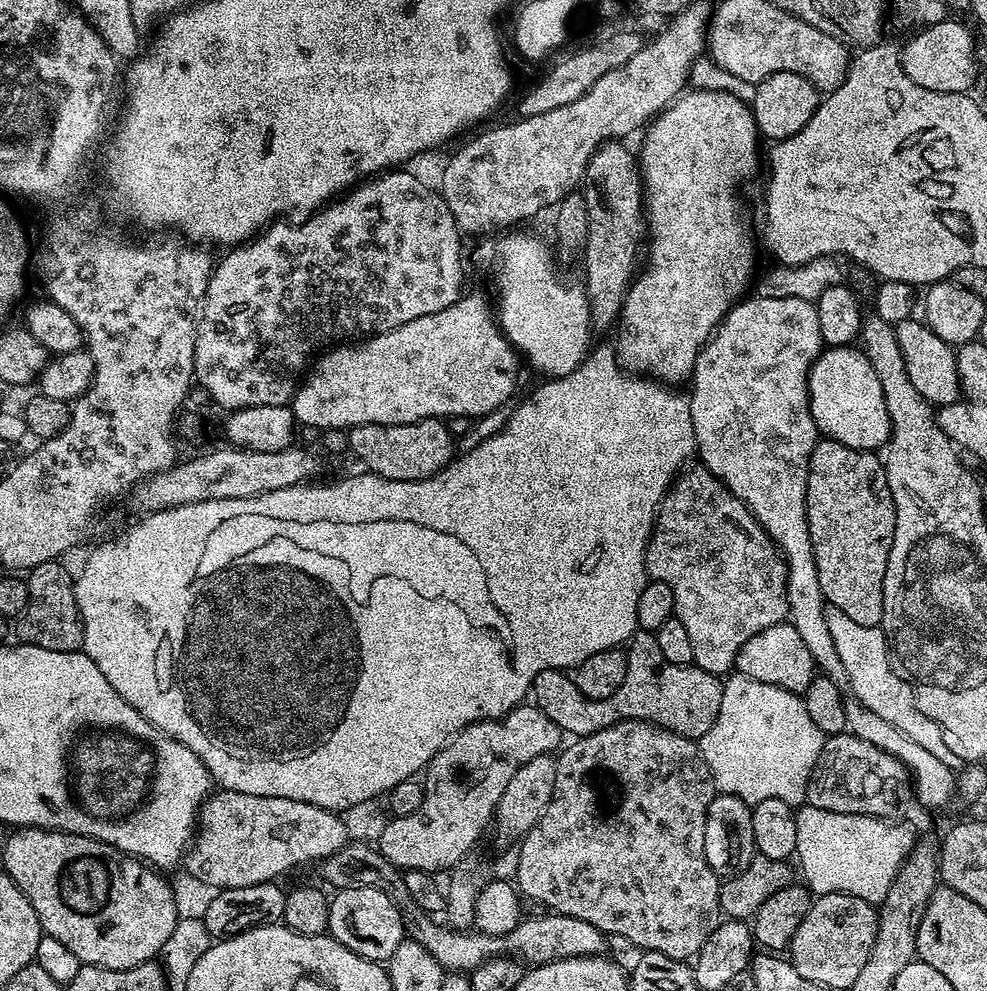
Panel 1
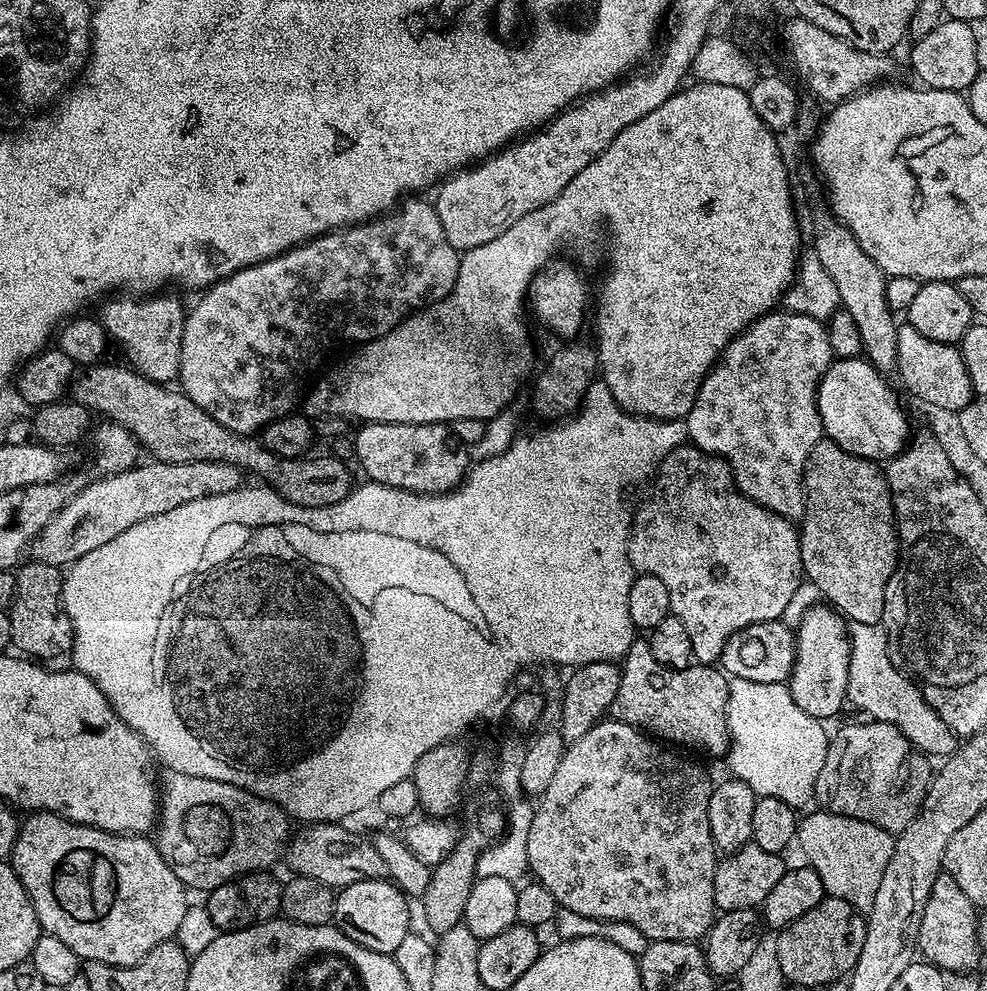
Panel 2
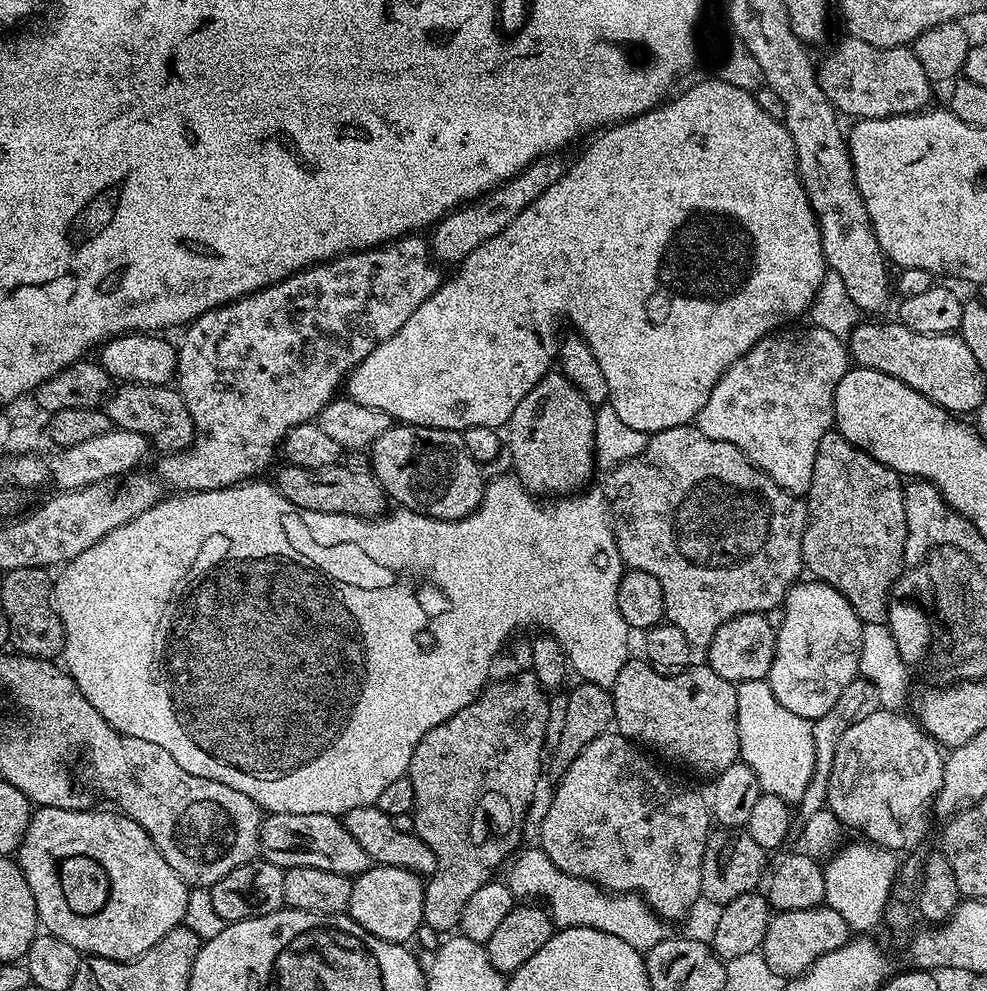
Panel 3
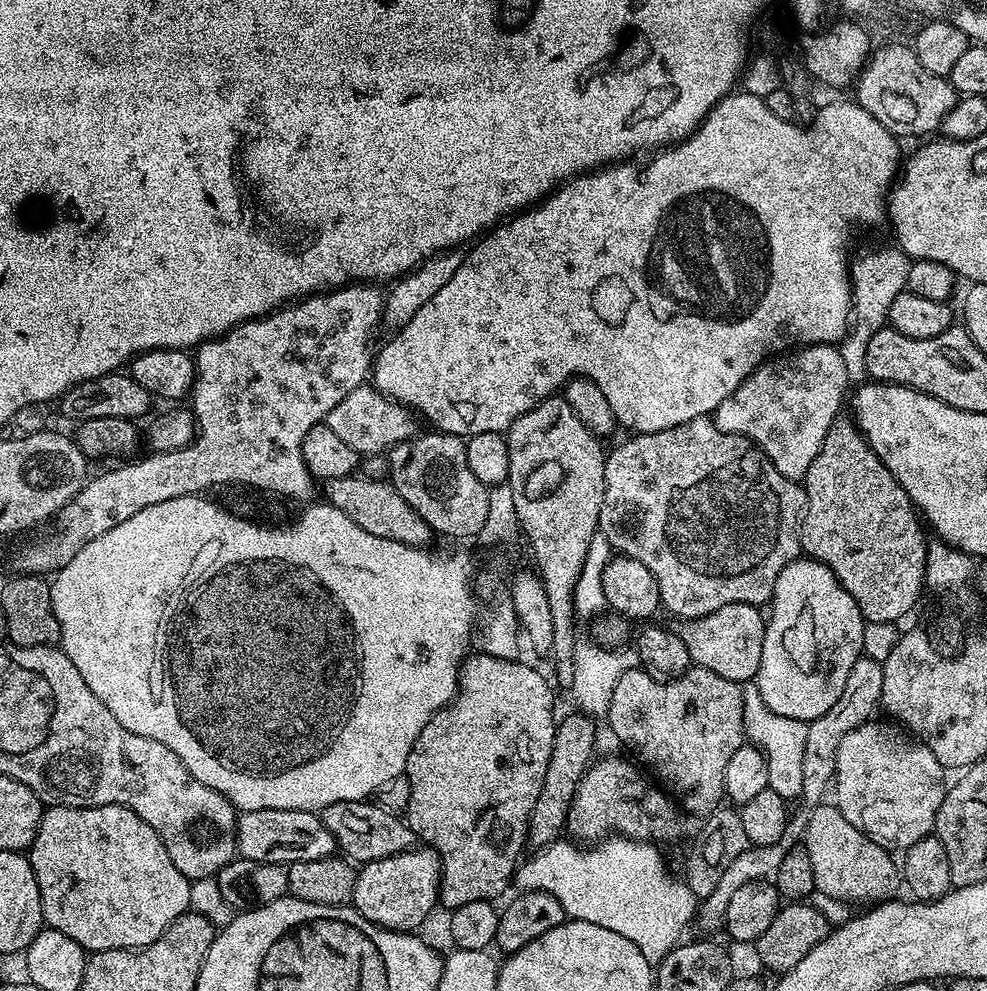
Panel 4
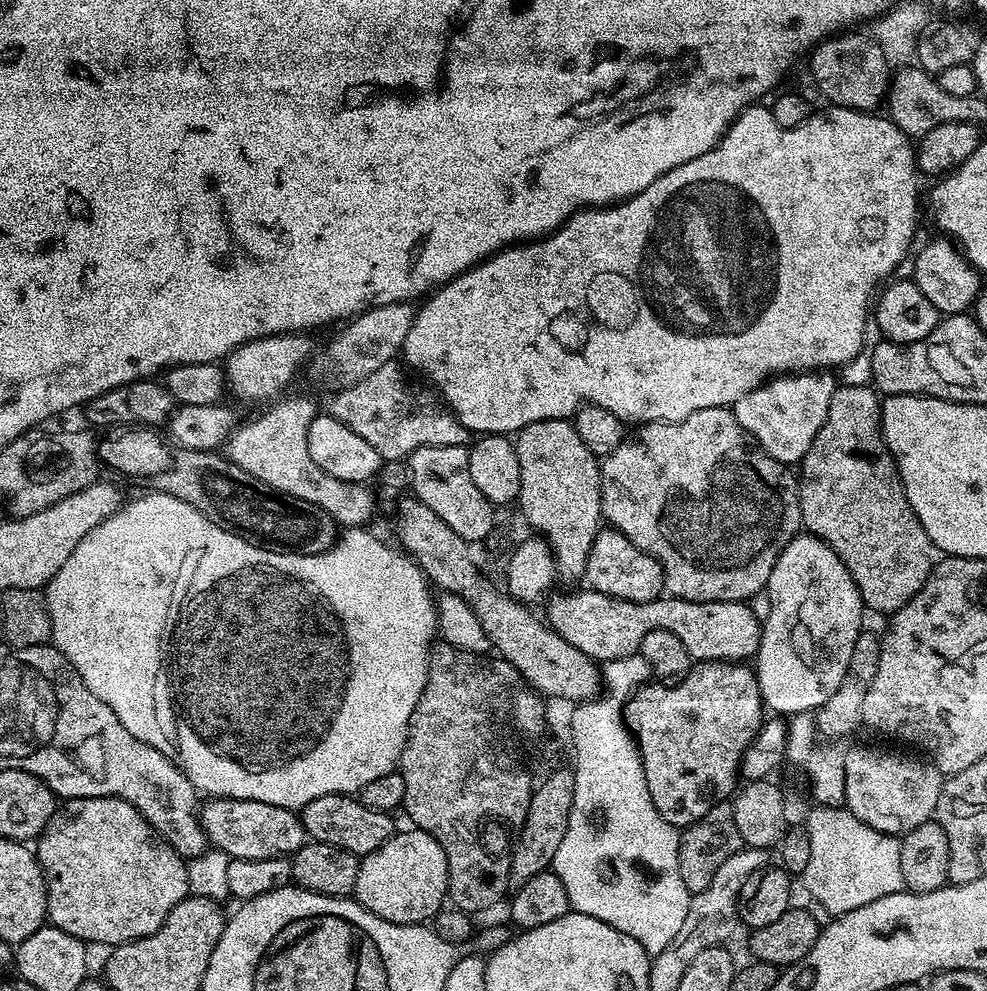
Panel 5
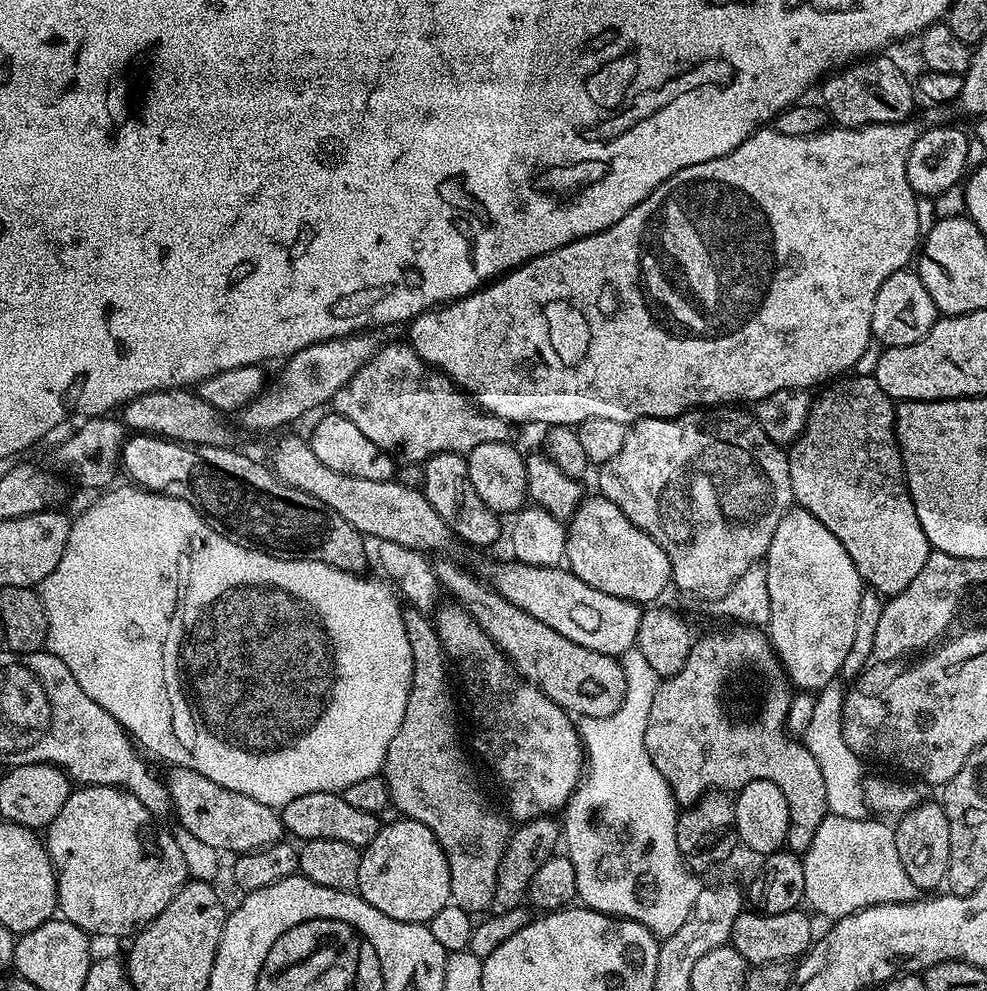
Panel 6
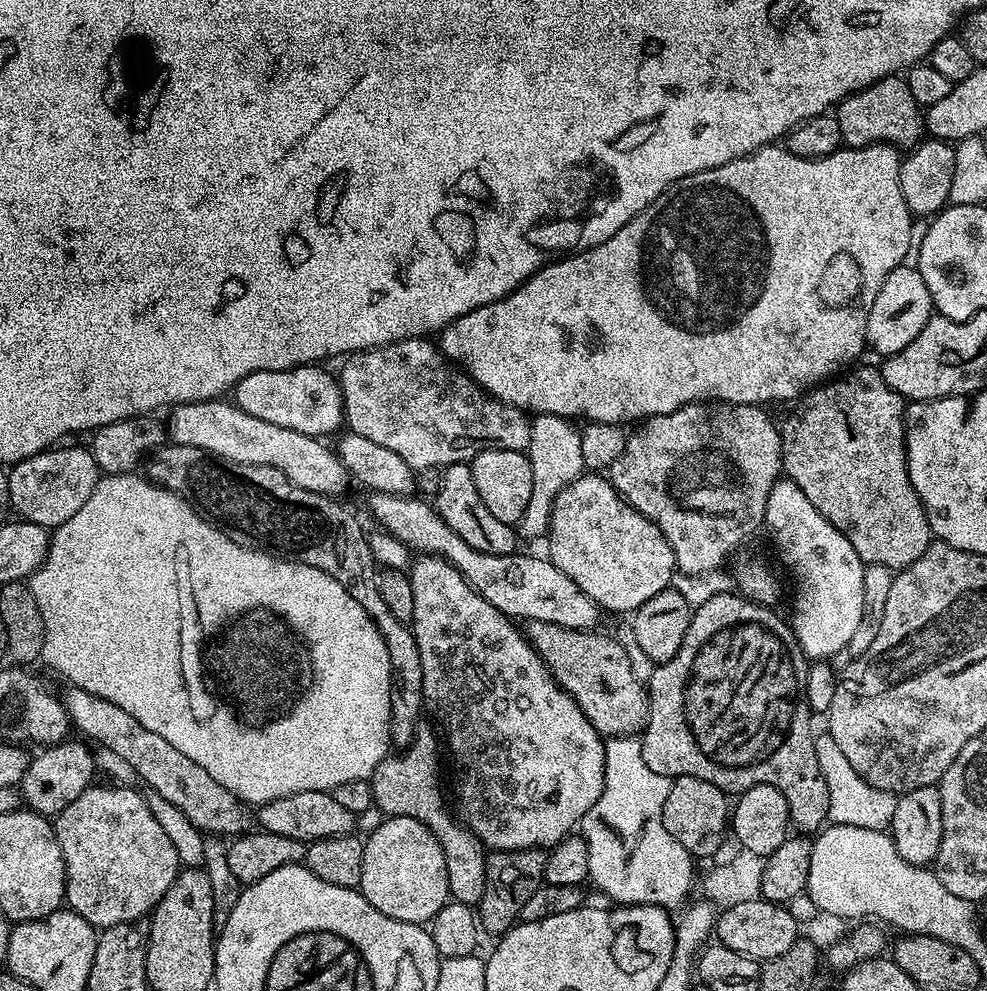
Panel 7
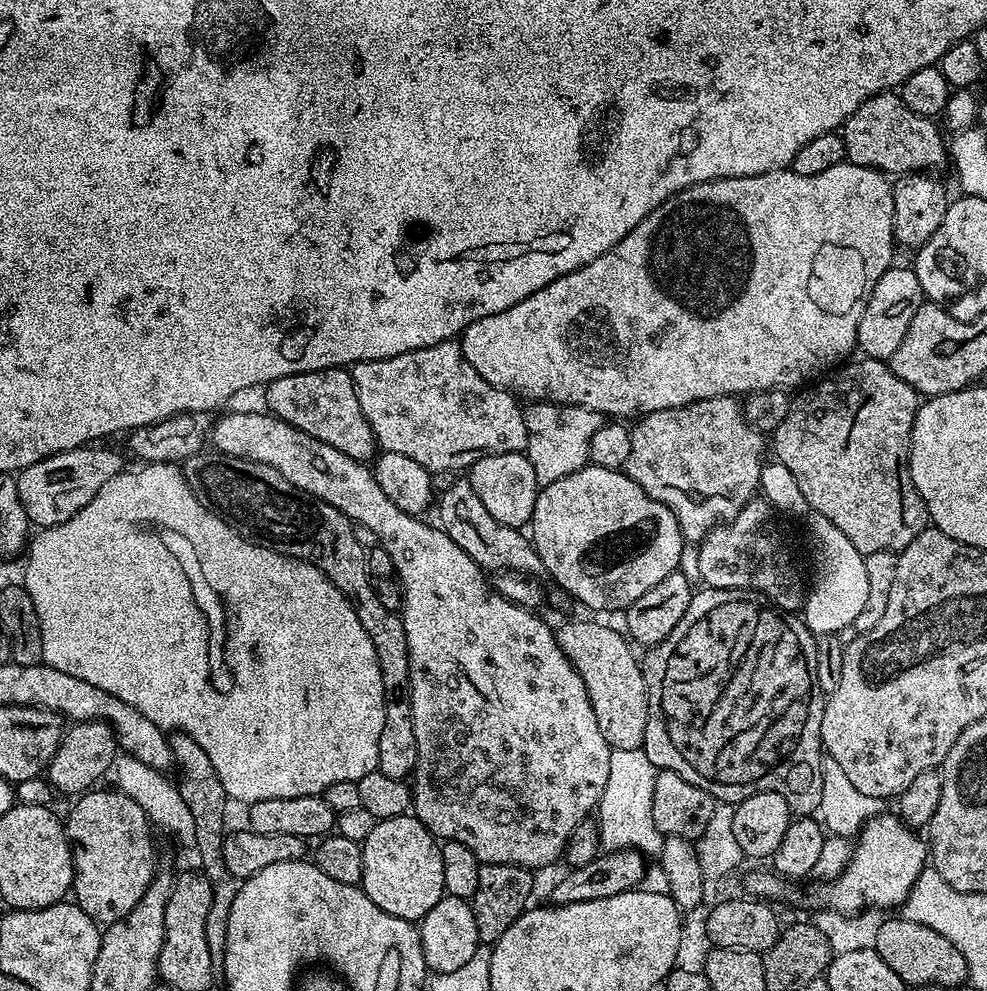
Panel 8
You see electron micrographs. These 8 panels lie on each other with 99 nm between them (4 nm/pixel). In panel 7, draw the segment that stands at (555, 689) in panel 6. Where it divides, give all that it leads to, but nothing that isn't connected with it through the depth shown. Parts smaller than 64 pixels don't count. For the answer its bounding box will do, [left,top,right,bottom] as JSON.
[522,621,648,738]

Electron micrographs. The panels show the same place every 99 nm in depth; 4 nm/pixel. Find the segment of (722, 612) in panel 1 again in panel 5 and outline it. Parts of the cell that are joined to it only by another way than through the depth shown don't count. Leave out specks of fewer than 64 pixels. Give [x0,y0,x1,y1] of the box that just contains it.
[600,407,801,602]

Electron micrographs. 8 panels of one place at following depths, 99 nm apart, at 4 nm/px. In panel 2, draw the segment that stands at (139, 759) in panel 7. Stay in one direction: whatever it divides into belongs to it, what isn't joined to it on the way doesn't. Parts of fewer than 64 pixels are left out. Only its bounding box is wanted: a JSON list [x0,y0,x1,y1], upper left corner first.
[286,821,388,890]

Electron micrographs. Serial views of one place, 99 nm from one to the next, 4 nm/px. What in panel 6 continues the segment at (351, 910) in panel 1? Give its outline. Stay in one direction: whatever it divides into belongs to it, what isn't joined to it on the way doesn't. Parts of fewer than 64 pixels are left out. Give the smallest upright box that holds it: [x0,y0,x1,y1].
[355,818,452,925]

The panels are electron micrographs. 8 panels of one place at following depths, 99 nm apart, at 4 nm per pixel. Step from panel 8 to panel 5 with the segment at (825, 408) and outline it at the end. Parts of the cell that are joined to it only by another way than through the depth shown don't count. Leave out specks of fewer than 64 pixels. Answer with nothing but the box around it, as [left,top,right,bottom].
[798,385,934,614]

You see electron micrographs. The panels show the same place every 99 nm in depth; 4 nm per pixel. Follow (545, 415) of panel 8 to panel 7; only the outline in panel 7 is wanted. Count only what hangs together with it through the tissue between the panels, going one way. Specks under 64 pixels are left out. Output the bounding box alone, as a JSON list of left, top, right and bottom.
[518,415,582,540]

